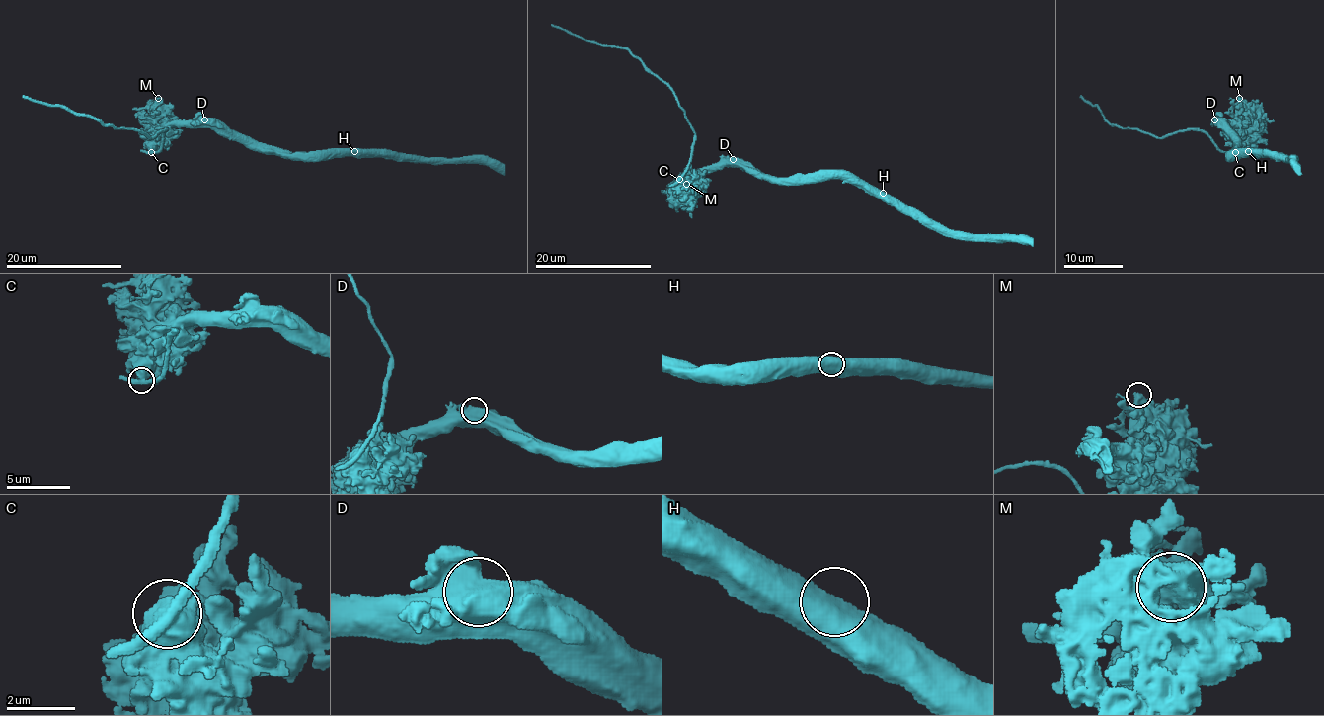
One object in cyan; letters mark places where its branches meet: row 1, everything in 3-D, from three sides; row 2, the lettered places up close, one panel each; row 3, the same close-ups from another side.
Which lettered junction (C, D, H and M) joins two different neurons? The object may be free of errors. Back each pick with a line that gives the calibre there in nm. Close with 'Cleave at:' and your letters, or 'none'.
C: 440 nm
Cleave at: C

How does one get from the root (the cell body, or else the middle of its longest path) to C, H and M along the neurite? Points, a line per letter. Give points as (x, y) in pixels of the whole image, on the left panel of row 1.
C: (205, 126), (174, 125), (150, 151)
H: (205, 126), (223, 126), (257, 144), (303, 156), (340, 156), (354, 151)
M: (205, 126), (175, 125), (165, 116), (158, 98)

